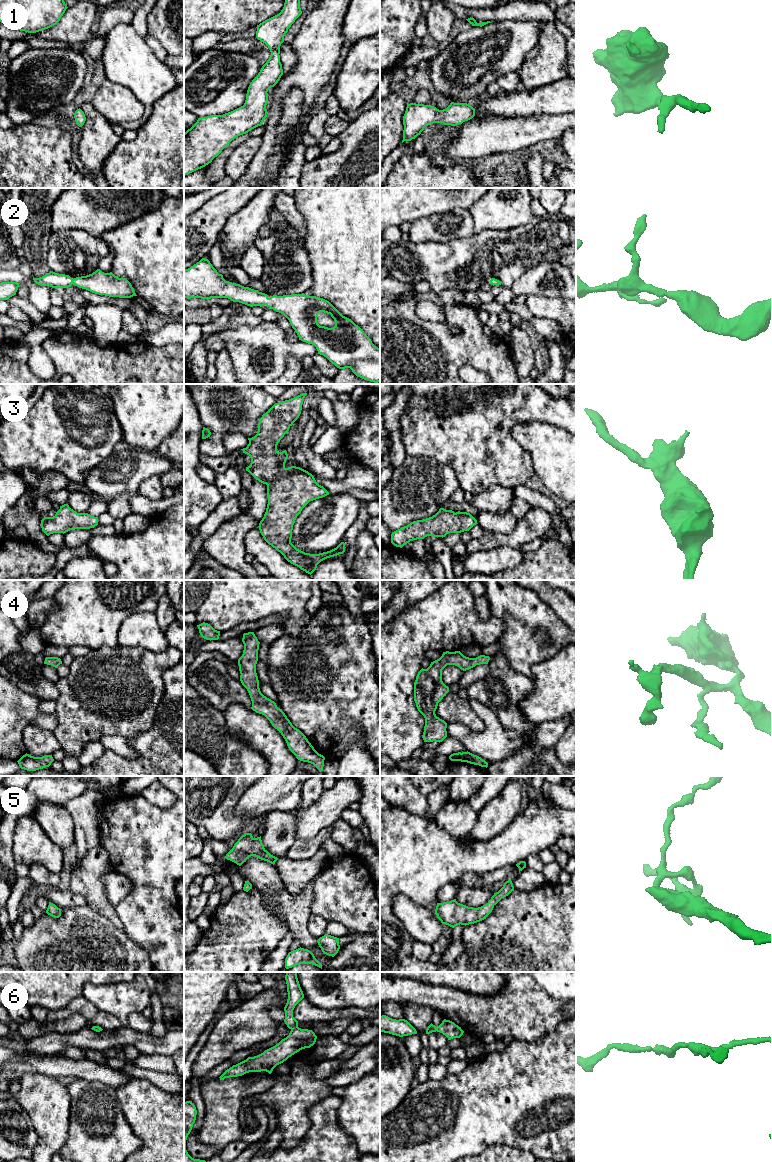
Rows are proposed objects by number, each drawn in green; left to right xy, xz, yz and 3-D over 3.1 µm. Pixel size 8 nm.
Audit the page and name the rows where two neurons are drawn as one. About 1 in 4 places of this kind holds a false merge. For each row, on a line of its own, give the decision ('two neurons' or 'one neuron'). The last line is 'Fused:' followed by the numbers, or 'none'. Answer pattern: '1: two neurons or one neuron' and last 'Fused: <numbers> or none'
1: one neuron
2: one neuron
3: one neuron
4: one neuron
5: one neuron
6: one neuron
Fused: none

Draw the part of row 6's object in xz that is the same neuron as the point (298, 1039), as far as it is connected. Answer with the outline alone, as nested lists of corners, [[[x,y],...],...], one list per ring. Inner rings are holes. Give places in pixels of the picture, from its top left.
[[[286,972],[285,980],[288,999],[284,1007],[284,1022],[291,1030],[289,1035],[263,1053],[248,1057],[246,1060],[233,1065],[219,1077],[220,1080],[242,1076],[249,1072],[266,1071],[271,1074],[277,1065],[283,1063],[300,1050],[310,1048],[315,1044],[317,1039],[315,1033],[312,1030],[299,1028],[298,1021],[293,1017],[295,1006],[304,998],[297,978],[297,972]]]

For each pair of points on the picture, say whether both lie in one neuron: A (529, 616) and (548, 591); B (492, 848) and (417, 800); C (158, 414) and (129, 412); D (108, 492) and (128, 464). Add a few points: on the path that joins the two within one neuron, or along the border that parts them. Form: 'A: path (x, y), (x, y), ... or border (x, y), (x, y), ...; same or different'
A: border (530, 590), (557, 617); different
B: border (404, 808), (411, 813), (425, 818); different
C: path (151, 412), (136, 412); same
D: path (108, 485), (121, 471); same

